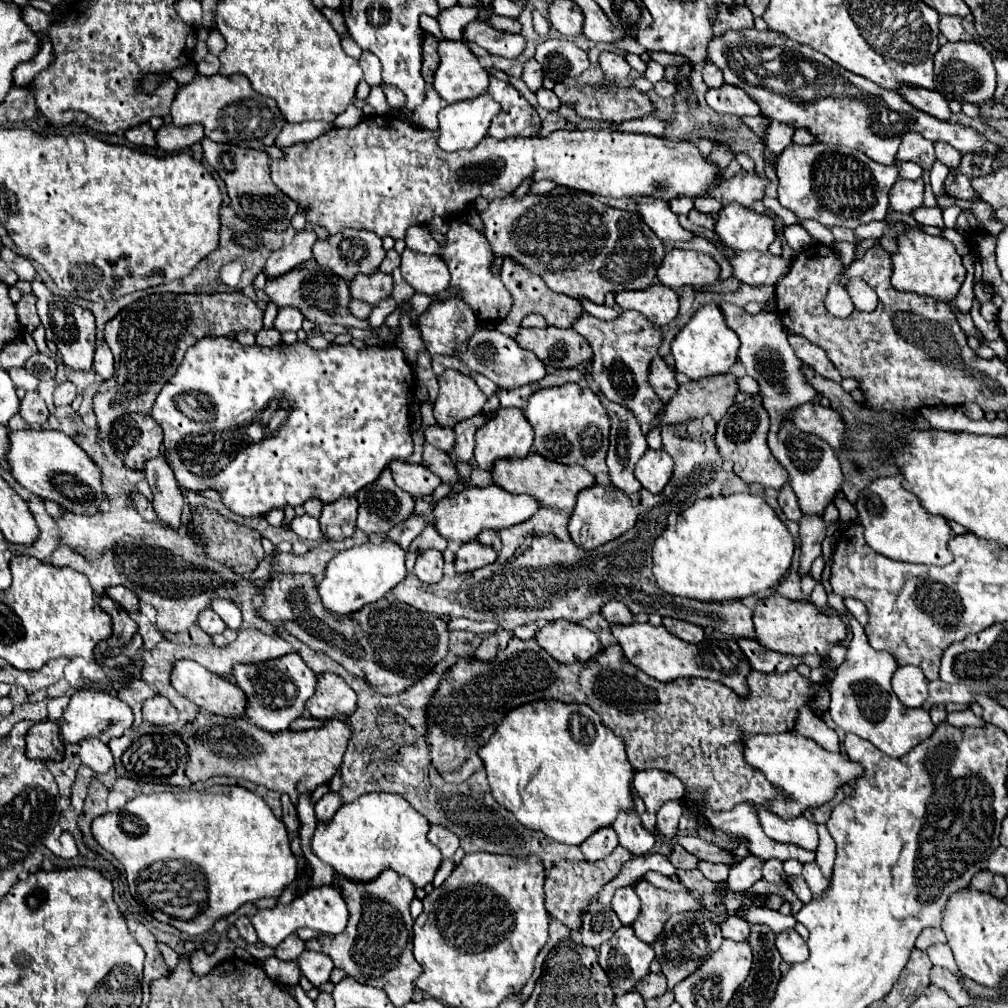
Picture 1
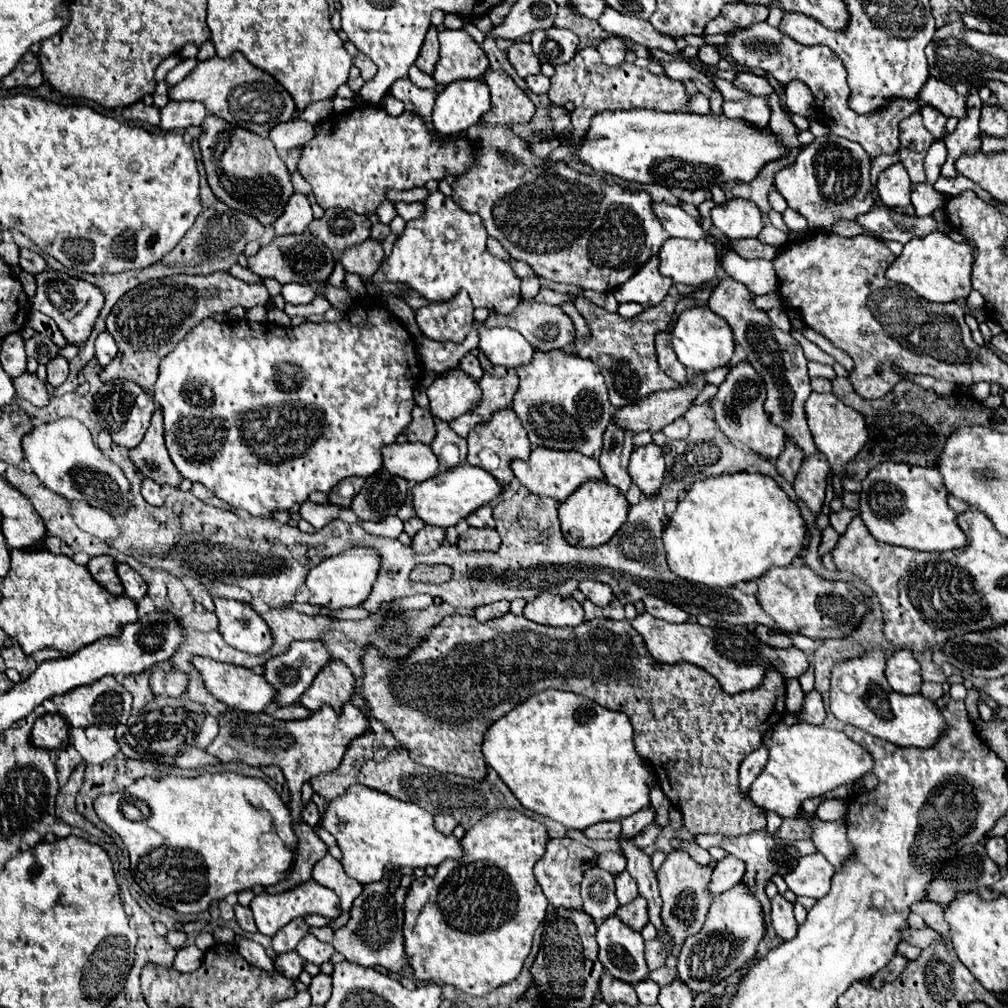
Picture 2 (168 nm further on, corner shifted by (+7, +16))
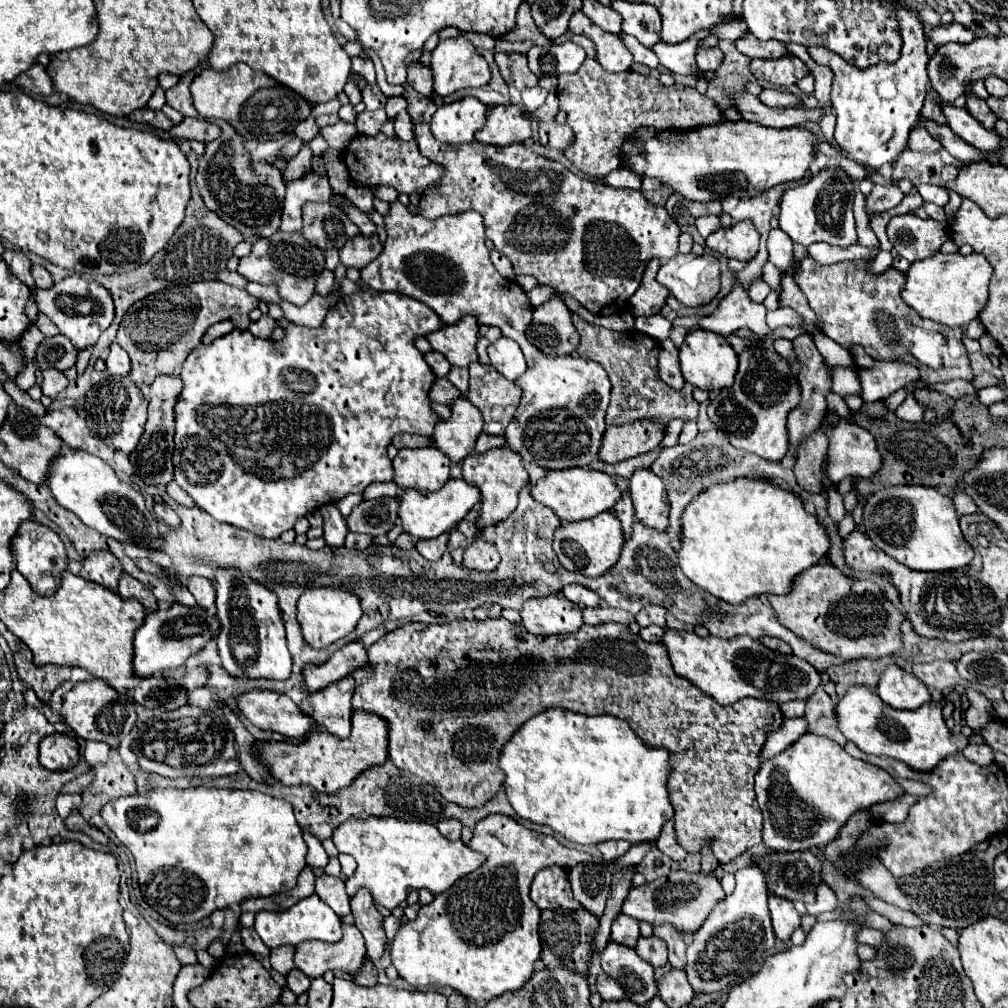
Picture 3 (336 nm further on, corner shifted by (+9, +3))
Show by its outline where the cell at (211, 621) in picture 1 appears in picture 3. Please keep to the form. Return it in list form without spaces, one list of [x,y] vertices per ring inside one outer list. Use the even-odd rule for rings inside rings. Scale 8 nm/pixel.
[[[193,575],[187,579],[187,587],[195,595],[195,599],[201,607],[209,609],[209,613],[215,613],[215,587],[213,587],[211,579]]]

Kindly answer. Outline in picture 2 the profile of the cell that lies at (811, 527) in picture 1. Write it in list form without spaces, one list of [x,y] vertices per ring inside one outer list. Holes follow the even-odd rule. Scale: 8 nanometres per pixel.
[[[819,452],[819,454],[803,460],[803,466],[793,484],[797,496],[805,502],[805,506],[813,514],[821,512],[821,506],[825,500],[825,488],[827,488],[827,484],[825,484],[827,474],[829,474],[829,462]]]

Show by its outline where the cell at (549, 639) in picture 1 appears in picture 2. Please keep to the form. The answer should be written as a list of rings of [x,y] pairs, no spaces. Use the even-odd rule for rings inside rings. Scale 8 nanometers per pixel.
[[[549,592],[537,596],[537,600],[529,602],[523,610],[527,620],[545,624],[545,626],[555,626],[555,628],[573,628],[581,622],[585,622],[583,608],[577,600],[573,598],[559,598]]]

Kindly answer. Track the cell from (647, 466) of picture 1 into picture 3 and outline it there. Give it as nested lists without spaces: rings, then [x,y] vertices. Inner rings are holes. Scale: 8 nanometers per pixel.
[[[637,469],[629,483],[629,495],[635,505],[639,523],[667,531],[669,529],[669,499],[663,481],[651,469]]]

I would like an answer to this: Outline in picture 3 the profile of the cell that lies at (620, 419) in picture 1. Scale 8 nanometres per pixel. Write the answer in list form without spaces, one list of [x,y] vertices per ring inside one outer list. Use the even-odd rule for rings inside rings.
[[[615,477],[615,483],[619,485],[619,489],[623,491],[623,497],[621,501],[615,505],[613,513],[617,515],[617,519],[621,521],[621,527],[623,527],[623,533],[625,533],[625,539],[631,537],[631,529],[633,529],[633,523],[635,523],[635,513],[633,513],[633,503],[629,499],[629,491],[627,491],[627,485],[621,477]]]

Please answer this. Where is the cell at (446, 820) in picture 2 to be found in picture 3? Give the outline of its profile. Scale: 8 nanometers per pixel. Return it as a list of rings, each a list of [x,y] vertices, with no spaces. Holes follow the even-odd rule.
[[[441,819],[439,823],[437,823],[437,829],[445,835],[445,837],[449,837],[449,839],[459,839],[461,837],[461,823],[459,821],[455,821],[455,819]]]

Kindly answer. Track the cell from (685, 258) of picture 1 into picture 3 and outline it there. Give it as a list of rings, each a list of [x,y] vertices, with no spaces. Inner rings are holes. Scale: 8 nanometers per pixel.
[[[677,253],[657,271],[657,281],[671,291],[671,295],[687,305],[707,305],[721,289],[719,261],[713,255],[697,257],[693,253]]]

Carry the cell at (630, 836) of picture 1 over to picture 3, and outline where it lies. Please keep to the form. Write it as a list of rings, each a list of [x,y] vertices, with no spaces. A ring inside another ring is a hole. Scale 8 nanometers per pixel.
[[[657,925],[653,927],[653,933],[661,939],[665,939],[667,947],[669,947],[669,963],[675,967],[675,969],[685,969],[687,965],[687,957],[685,957],[685,941],[681,937],[681,933],[677,933],[671,925]]]

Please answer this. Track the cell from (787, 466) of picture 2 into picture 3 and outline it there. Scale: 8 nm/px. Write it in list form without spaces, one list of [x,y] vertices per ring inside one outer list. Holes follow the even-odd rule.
[[[803,333],[799,337],[793,339],[793,349],[795,349],[795,355],[797,355],[797,363],[799,363],[799,385],[801,385],[801,403],[797,409],[793,409],[789,413],[789,421],[787,421],[787,427],[789,427],[789,443],[791,443],[791,451],[797,451],[797,445],[801,441],[801,437],[813,433],[819,423],[821,423],[821,417],[823,413],[827,411],[827,393],[831,391],[831,381],[827,381],[827,369],[831,369],[825,359],[821,357],[821,353],[817,351],[815,347],[815,341],[809,333]]]

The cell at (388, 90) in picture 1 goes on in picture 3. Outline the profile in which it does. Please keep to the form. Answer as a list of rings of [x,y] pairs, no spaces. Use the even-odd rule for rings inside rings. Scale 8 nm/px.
[[[423,121],[413,123],[419,151],[445,167],[441,181],[427,187],[421,193],[419,215],[427,219],[439,219],[443,215],[455,215],[463,211],[479,211],[485,217],[487,237],[495,243],[495,249],[501,251],[513,263],[517,275],[533,275],[539,283],[547,283],[559,291],[573,295],[581,301],[591,313],[605,313],[613,305],[613,313],[627,309],[629,297],[637,291],[645,263],[653,257],[669,261],[677,253],[677,241],[681,229],[669,217],[665,207],[651,205],[641,191],[615,189],[609,185],[595,185],[593,181],[581,179],[579,175],[565,169],[561,163],[551,161],[533,153],[523,145],[483,145],[471,141],[467,145],[443,145],[435,141],[429,125]]]

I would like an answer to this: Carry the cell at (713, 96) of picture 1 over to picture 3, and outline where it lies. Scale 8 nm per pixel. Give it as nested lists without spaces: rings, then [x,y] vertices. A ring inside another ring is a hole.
[[[763,89],[759,99],[767,107],[797,107],[801,101],[789,91],[779,91],[779,89]]]

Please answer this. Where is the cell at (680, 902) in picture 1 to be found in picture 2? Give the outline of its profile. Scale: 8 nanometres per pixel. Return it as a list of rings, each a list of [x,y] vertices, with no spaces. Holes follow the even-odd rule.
[[[637,896],[633,902],[619,906],[615,916],[619,916],[627,926],[631,926],[633,930],[643,930],[643,926],[649,922],[649,914],[647,914],[647,904],[643,896]]]

